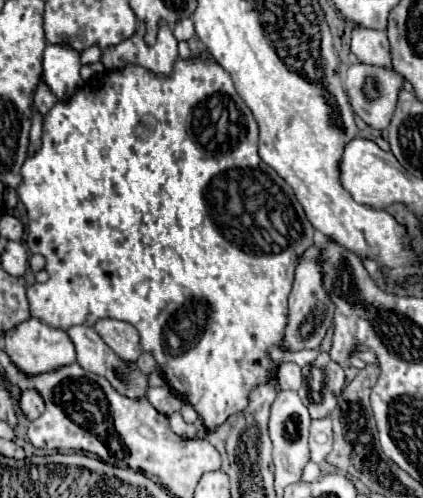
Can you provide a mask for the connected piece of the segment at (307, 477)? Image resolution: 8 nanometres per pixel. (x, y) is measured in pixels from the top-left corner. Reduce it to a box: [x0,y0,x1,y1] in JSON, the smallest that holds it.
[302,462,322,482]

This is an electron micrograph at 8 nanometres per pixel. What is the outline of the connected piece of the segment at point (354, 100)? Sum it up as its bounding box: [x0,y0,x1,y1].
[346,64,402,130]

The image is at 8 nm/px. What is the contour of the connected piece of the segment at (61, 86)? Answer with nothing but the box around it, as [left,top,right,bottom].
[42,44,84,102]

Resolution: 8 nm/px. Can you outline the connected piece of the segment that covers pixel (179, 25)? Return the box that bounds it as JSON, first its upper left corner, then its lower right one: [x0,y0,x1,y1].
[172,18,194,42]

